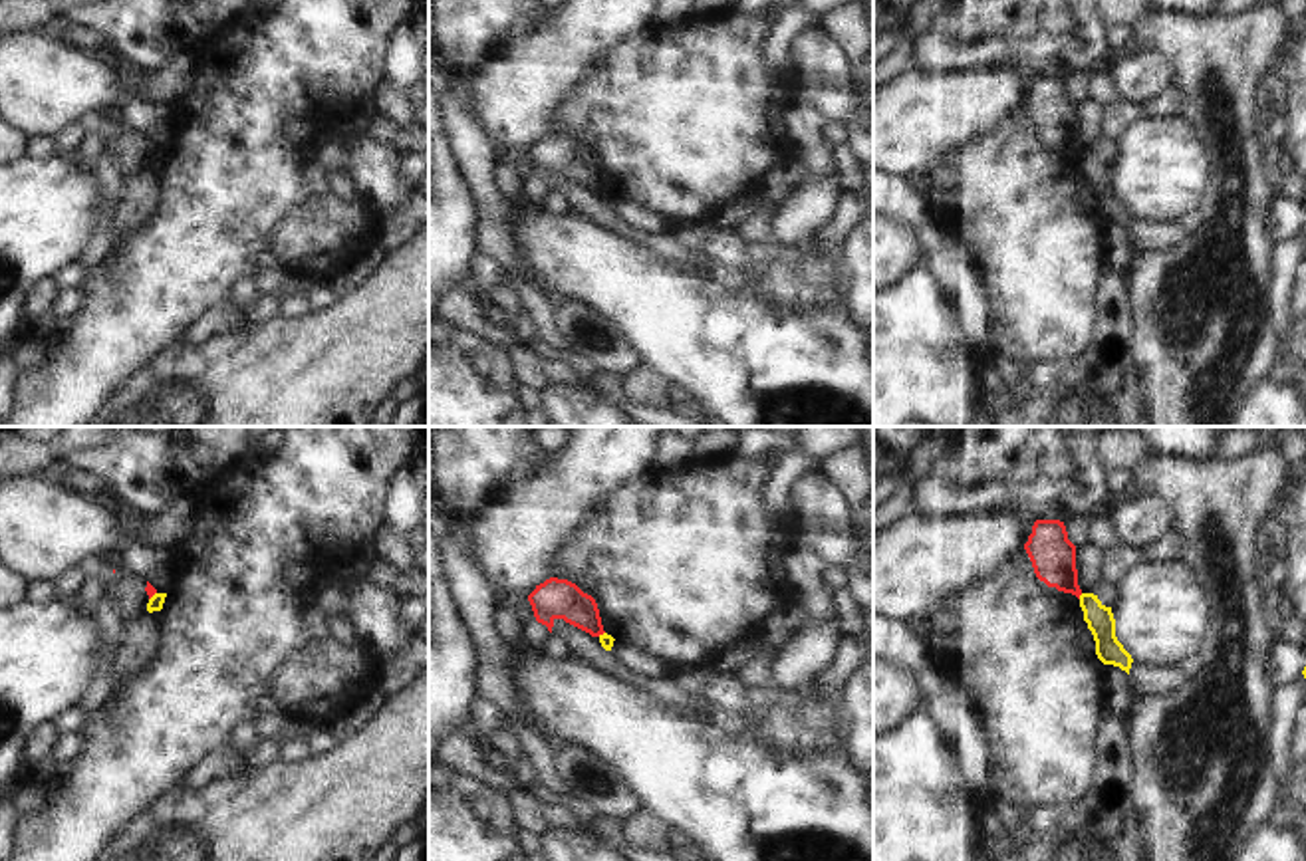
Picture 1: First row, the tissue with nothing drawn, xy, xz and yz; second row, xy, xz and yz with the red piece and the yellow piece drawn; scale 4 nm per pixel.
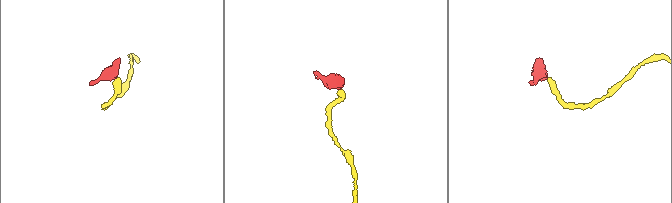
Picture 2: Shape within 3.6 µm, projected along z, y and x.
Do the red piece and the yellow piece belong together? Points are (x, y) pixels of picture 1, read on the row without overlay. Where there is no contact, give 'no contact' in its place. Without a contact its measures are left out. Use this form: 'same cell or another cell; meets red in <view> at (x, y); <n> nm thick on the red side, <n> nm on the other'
another cell; meets red in yz at (1080, 149); 180 nm thick on the red side, 110 nm on the other

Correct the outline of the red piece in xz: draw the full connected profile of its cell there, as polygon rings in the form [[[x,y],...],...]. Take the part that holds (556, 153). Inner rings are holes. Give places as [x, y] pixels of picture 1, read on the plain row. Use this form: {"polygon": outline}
{"polygon": [[[546,135],[536,141],[528,157],[536,177],[546,181],[550,188],[556,175],[564,175],[591,192],[605,188],[595,155],[568,135]]]}

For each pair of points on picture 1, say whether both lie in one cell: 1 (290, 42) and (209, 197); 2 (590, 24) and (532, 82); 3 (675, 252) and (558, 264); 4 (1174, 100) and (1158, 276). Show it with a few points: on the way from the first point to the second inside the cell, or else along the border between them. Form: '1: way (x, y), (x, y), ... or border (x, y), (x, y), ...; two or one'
1: way (255, 80), (253, 100), (223, 133), (223, 159); one
2: way (576, 38), (546, 68); one
3: border (610, 231), (665, 262), (687, 268); two
4: border (1174, 76), (1185, 92), (1179, 110); two

